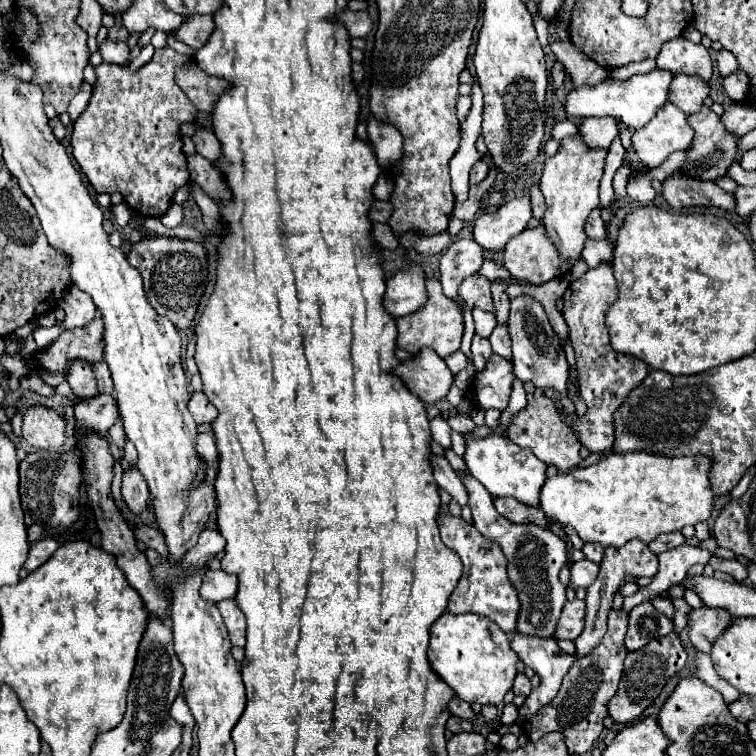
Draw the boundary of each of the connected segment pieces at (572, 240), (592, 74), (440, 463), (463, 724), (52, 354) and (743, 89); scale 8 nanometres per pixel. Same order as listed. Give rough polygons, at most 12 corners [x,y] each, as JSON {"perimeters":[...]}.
{"perimeters":[[[580,134],[546,160],[542,218],[560,260],[582,260],[606,150]],[[570,40],[550,50],[564,64],[574,88],[596,86],[610,76]],[[432,454],[434,478],[460,506],[468,502],[468,490],[448,460]],[[452,716],[446,722],[450,732],[472,730],[472,722]],[[100,316],[40,348],[32,368],[64,372],[66,362],[102,358]],[[744,72],[724,78],[724,90],[734,100],[746,98]]]}

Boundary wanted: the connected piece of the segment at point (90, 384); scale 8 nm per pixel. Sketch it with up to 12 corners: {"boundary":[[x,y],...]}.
{"boundary":[[86,362],[72,364],[68,384],[84,400],[96,396],[96,378]]}

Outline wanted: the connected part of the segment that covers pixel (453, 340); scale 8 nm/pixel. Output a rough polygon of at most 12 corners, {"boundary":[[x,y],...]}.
{"boundary":[[428,278],[430,300],[396,318],[398,346],[442,358],[460,350],[462,306]]}

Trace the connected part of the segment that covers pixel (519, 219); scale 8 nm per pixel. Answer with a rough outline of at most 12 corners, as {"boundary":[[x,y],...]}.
{"boundary":[[516,196],[474,222],[474,240],[496,252],[532,218],[530,196]]}

